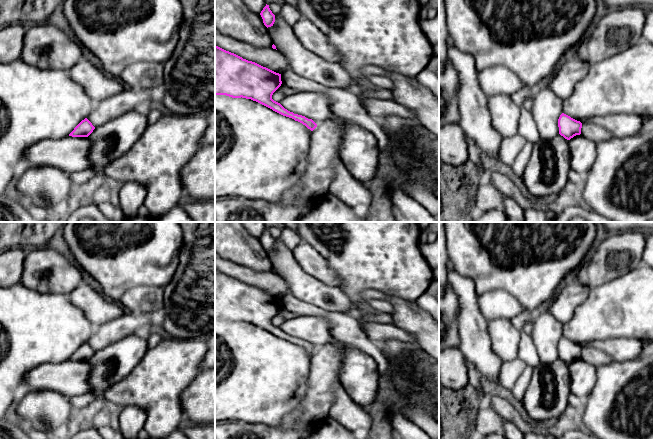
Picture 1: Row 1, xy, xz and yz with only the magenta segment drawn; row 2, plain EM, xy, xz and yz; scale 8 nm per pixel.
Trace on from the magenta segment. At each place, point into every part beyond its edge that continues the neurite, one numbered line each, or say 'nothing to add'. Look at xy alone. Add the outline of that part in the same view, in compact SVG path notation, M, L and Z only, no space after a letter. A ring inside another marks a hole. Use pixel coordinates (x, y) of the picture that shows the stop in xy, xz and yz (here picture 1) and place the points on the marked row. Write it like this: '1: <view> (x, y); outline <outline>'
nothing to add

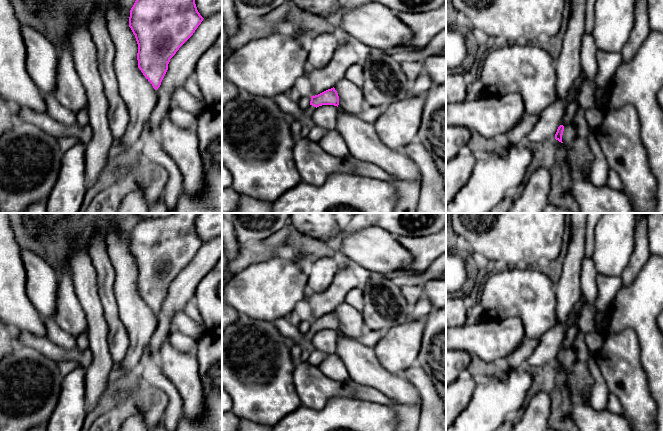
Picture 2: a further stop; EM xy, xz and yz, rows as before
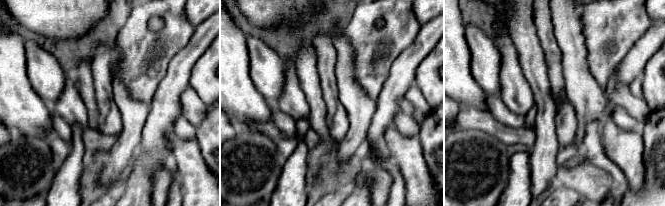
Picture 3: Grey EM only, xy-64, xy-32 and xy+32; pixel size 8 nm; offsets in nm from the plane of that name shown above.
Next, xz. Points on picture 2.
1: xz (308, 111); outline M309 105L308 108L306 108L305 110L303 110L303 113L306 115L306 116L311 116L312 113L315 111L316 107L312 106L312 105Z

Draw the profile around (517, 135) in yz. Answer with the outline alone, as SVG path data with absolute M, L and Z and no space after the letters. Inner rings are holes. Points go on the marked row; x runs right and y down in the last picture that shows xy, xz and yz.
M525 114L519 123L497 139L497 150L502 151L508 146L517 146L526 142L527 135L538 121L539 114Z

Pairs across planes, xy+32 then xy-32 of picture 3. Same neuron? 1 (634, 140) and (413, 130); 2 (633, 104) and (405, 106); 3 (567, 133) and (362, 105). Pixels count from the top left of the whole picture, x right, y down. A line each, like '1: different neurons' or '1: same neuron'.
1: different neurons
2: same neuron
3: different neurons

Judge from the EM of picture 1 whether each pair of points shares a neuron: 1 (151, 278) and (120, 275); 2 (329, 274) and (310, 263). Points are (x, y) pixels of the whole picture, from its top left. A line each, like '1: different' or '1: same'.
1: same
2: same

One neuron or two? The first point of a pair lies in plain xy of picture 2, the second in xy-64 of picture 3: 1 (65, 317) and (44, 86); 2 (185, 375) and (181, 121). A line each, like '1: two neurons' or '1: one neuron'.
1: two neurons
2: two neurons

